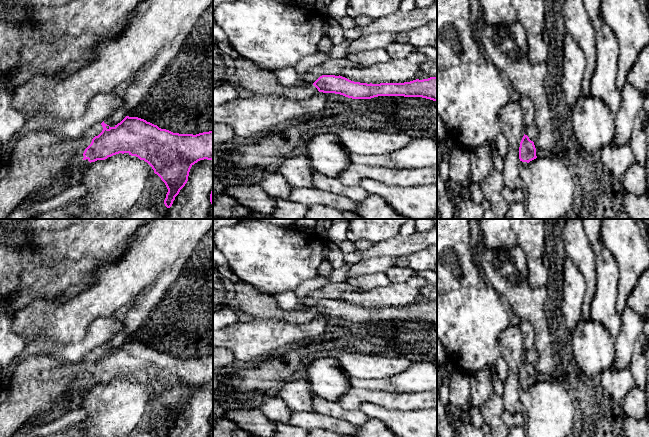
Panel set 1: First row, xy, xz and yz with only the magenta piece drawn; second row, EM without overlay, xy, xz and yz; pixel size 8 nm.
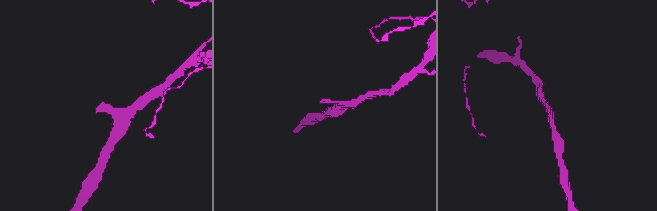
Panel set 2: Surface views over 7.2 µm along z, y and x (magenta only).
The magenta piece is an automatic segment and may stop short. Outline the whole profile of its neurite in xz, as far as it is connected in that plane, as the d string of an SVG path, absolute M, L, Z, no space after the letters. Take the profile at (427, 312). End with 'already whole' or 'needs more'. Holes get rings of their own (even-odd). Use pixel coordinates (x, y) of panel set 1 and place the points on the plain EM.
M241 280L234 284L235 296L234 304L242 312L253 316L255 319L279 320L292 322L295 324L307 323L318 316L340 318L352 323L371 323L378 320L404 320L404 321L422 321L437 326L437 301L430 301L423 304L413 304L404 307L380 307L367 308L351 305L342 300L322 299L313 308L305 307L302 310L286 310L279 306L276 299L268 294L260 293L252 285Z; needs more

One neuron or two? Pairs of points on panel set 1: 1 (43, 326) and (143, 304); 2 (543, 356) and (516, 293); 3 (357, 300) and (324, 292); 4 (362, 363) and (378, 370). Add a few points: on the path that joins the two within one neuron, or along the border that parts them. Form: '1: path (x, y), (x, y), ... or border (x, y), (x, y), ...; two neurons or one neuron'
1: path (68, 321), (94, 302), (118, 300); one neuron
2: path (543, 340), (540, 321), (532, 309); one neuron
3: border (354, 289), (344, 292), (339, 298); two neurons
4: path (366, 366), (374, 367); one neuron

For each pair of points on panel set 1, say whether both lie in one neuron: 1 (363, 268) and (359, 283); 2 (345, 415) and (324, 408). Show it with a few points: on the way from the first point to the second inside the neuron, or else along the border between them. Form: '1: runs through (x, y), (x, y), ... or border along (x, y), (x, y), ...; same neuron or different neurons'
1: border along (384, 271), (350, 276), (348, 278); different neurons
2: runs through (340, 413), (329, 408); same neuron

